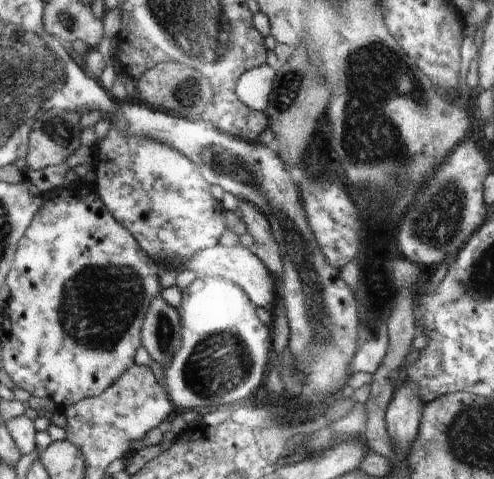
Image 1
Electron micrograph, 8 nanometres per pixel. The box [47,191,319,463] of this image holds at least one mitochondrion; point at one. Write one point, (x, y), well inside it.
(98, 304)

